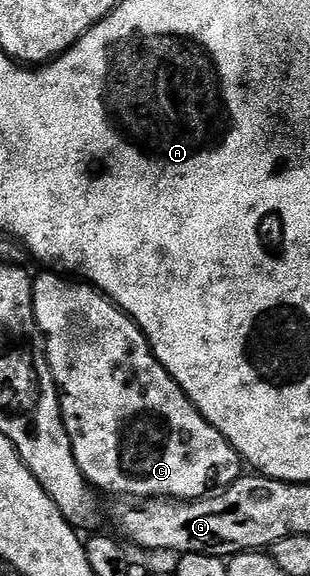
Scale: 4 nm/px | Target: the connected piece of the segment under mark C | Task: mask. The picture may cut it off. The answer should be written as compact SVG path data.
M53 270L42 272L45 272L42 276L32 277L33 321L37 323L38 333L43 341L45 360L49 363L49 369L57 387L57 395L61 397L61 417L65 423L67 438L71 438L71 450L75 454L75 462L79 462L79 470L83 470L86 480L93 485L94 489L101 491L102 488L105 492L114 492L117 498L199 500L202 496L216 493L236 482L243 472L240 454L229 445L229 439L220 430L205 420L201 411L189 401L189 395L173 381L173 376L155 359L153 351L149 349L148 338L141 333L141 327L123 309L118 308L104 292L97 291L88 283L74 282Z

